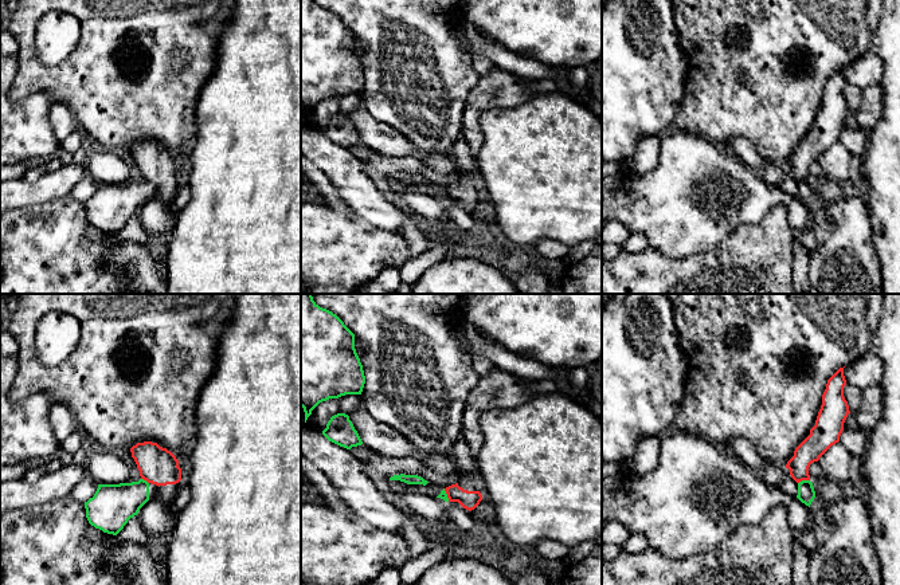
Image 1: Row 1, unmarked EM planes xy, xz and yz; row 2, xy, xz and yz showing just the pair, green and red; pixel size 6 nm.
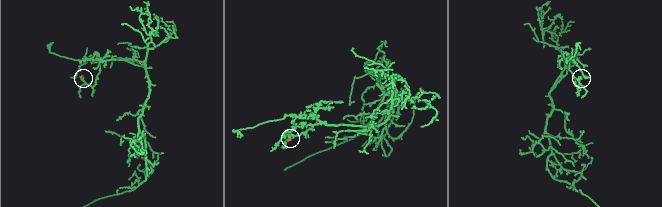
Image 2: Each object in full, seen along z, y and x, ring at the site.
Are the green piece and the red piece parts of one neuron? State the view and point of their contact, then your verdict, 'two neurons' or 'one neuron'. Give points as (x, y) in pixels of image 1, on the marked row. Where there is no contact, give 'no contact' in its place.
yz (803, 481) | two neurons

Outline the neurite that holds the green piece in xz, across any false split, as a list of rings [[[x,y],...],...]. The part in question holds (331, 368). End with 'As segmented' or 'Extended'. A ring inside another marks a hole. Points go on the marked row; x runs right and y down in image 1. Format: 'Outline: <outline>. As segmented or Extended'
Outline: [[[301,294],[301,407],[305,423],[320,403],[361,394],[364,384],[355,334],[336,314],[320,307],[312,294]]]. As segmented

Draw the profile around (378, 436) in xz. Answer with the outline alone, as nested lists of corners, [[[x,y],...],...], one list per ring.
[[[359,394],[359,407],[349,416],[361,441],[369,449],[388,458],[407,458],[418,455],[415,445],[386,423],[375,420],[367,411]]]

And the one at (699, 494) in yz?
[[[680,429],[660,437],[656,468],[633,475],[621,472],[602,478],[602,519],[625,525],[631,535],[642,534],[647,547],[672,560],[712,551],[739,525],[756,525],[775,507],[784,506],[798,534],[813,527],[813,511],[780,487],[770,486],[733,454],[704,437]]]

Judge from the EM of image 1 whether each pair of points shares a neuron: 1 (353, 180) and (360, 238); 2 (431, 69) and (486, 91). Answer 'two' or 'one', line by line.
1: two
2: two

